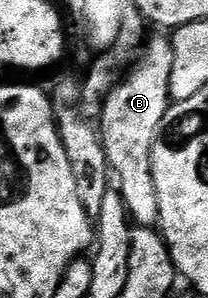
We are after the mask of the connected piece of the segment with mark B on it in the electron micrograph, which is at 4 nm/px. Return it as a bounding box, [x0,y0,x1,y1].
[98,37,173,228]

